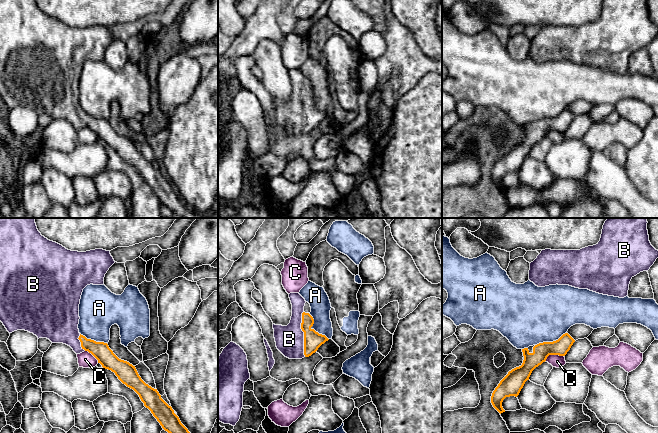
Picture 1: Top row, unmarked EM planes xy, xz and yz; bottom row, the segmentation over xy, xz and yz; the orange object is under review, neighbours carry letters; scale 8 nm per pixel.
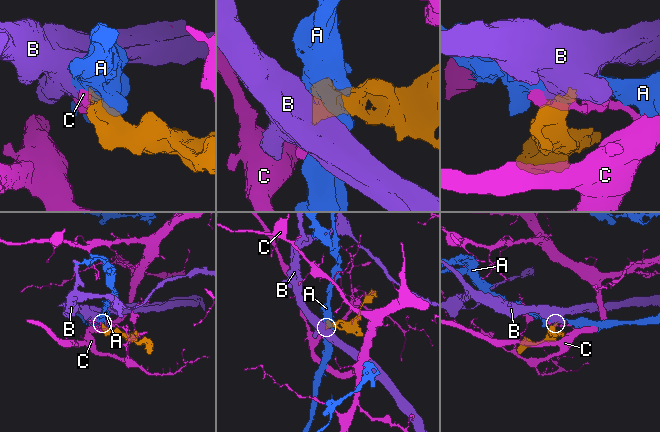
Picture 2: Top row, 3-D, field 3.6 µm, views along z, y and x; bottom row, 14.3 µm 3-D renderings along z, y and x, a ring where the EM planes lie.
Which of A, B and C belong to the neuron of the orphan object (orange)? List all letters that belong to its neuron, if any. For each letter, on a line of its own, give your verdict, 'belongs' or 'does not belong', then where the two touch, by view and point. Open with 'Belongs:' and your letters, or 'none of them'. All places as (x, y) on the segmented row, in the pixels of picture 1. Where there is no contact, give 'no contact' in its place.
Belongs: B
A: does not belong; contact xz (313, 329)
B: belongs; contact xz (304, 334)
C: does not belong; contact yz (553, 354)

